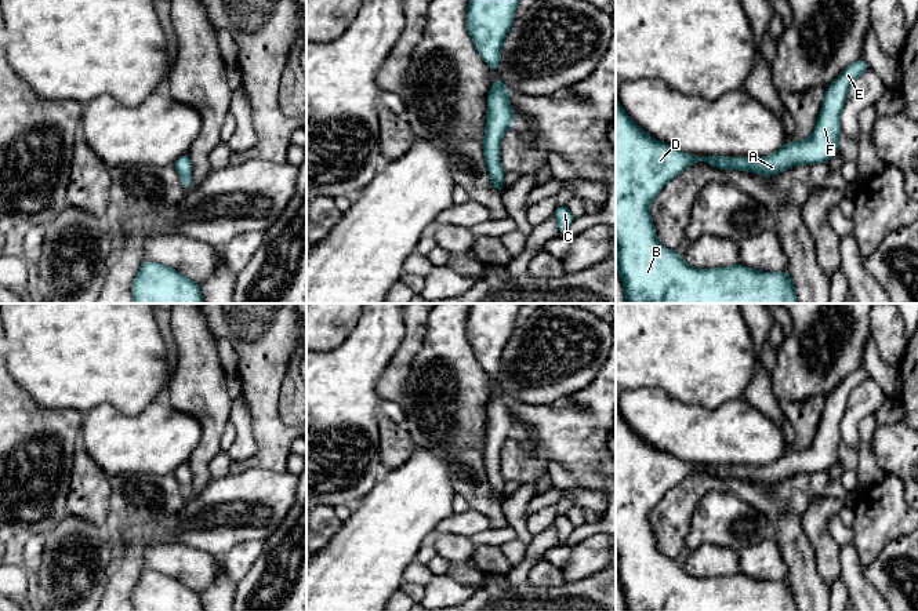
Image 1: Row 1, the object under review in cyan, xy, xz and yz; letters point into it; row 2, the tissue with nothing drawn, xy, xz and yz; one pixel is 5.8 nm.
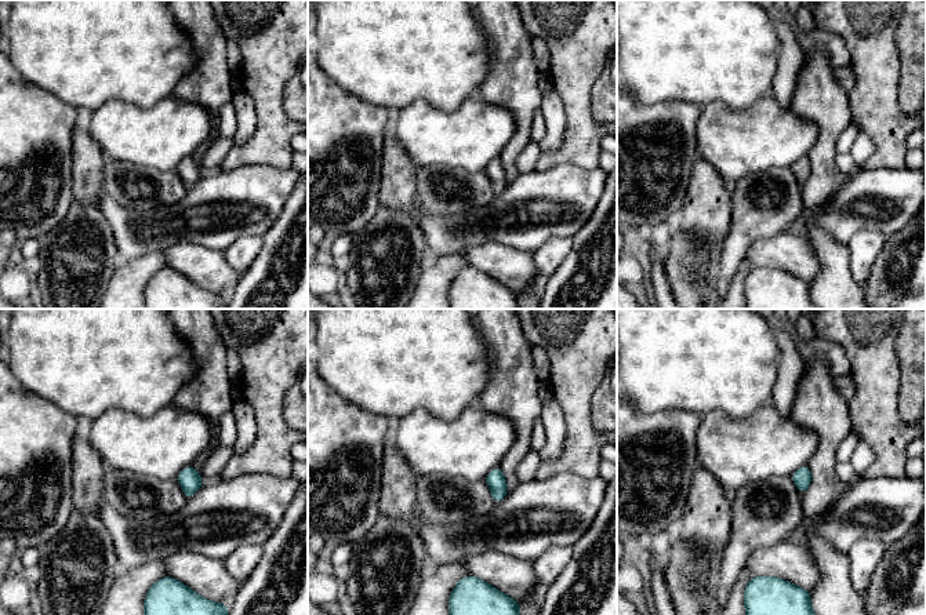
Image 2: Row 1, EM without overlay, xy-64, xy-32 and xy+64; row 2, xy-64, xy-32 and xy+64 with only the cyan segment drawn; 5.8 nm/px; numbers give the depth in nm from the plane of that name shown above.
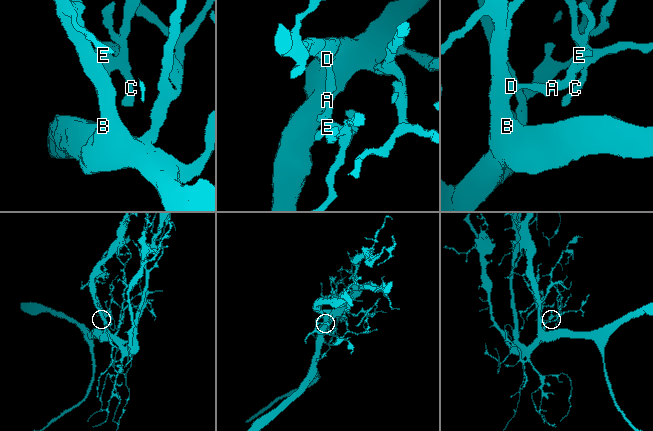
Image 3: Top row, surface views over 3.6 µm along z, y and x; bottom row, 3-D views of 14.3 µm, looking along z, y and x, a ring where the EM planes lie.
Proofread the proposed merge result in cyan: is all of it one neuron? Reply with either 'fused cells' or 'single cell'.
single cell

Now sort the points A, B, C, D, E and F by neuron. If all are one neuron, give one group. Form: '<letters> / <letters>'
A B C D E F

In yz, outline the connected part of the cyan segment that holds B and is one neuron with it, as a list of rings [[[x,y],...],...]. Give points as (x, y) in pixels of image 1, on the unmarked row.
[[[859,368],[826,399],[816,437],[806,450],[788,450],[781,458],[762,468],[683,462],[643,441],[616,408],[616,577],[624,593],[625,611],[798,611],[788,579],[758,581],[740,572],[715,578],[689,575],[679,560],[671,560],[657,549],[649,514],[671,487],[697,470],[721,479],[759,481],[763,485],[776,484],[798,473],[830,470],[838,462],[839,425],[848,397],[867,378],[868,372]]]

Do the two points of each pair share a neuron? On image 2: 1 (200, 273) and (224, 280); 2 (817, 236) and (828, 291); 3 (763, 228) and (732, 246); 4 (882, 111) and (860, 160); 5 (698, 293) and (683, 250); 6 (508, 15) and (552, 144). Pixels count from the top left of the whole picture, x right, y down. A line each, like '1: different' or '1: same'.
1: same
2: same
3: same
4: different
5: same
6: different

